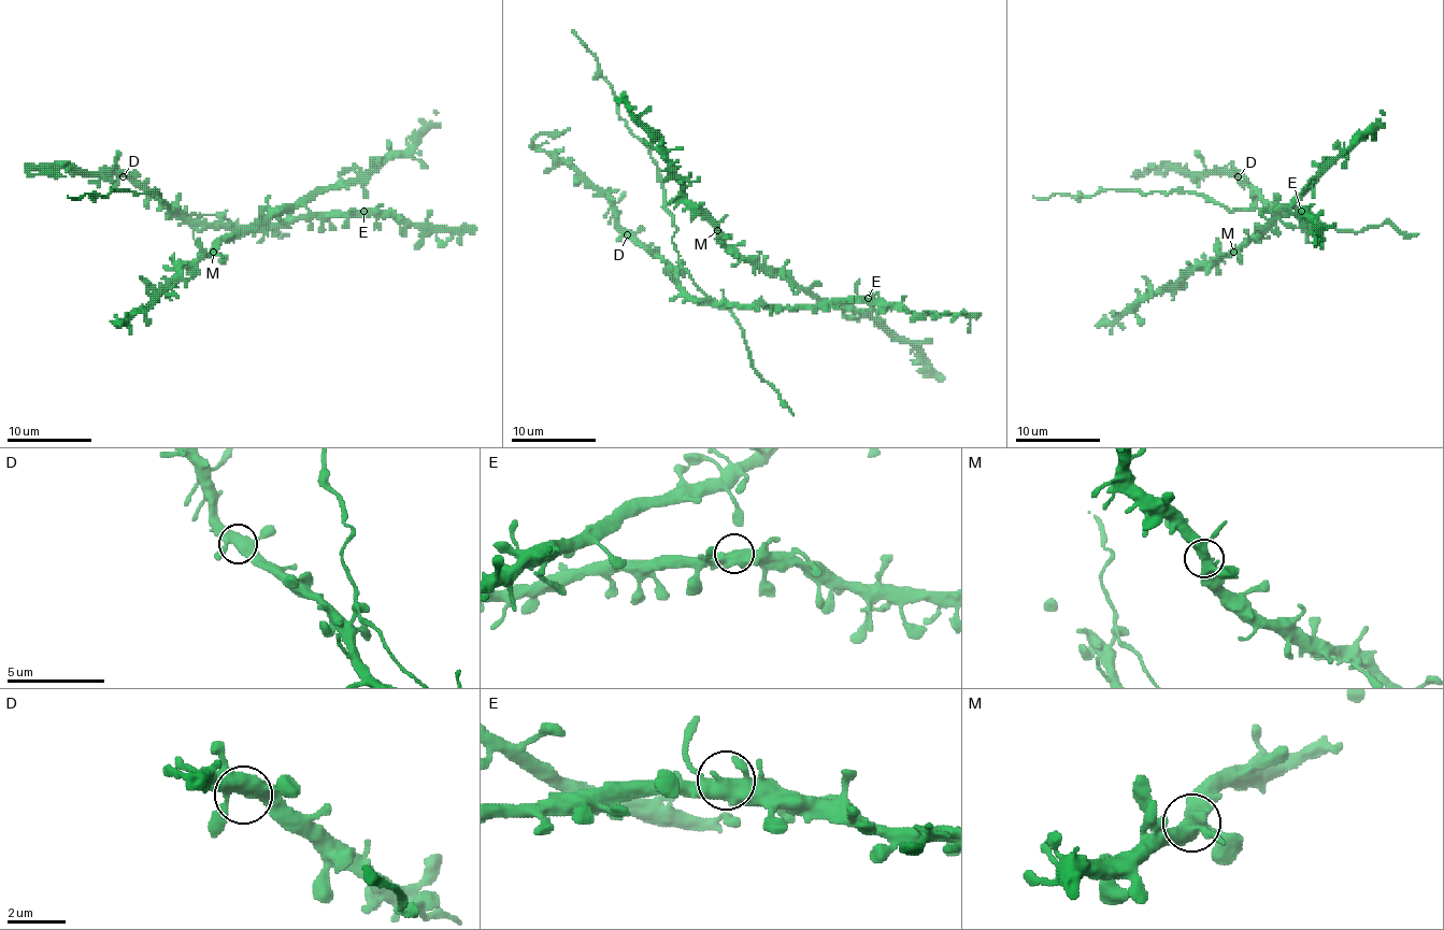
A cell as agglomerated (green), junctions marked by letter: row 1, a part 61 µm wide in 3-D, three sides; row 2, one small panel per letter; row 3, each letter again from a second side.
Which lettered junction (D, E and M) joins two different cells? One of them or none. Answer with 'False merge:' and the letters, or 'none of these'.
False merge: none of these

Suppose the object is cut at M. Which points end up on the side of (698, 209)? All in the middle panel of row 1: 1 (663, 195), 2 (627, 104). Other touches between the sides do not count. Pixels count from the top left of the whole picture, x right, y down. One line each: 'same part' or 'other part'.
1: other part
2: same part

